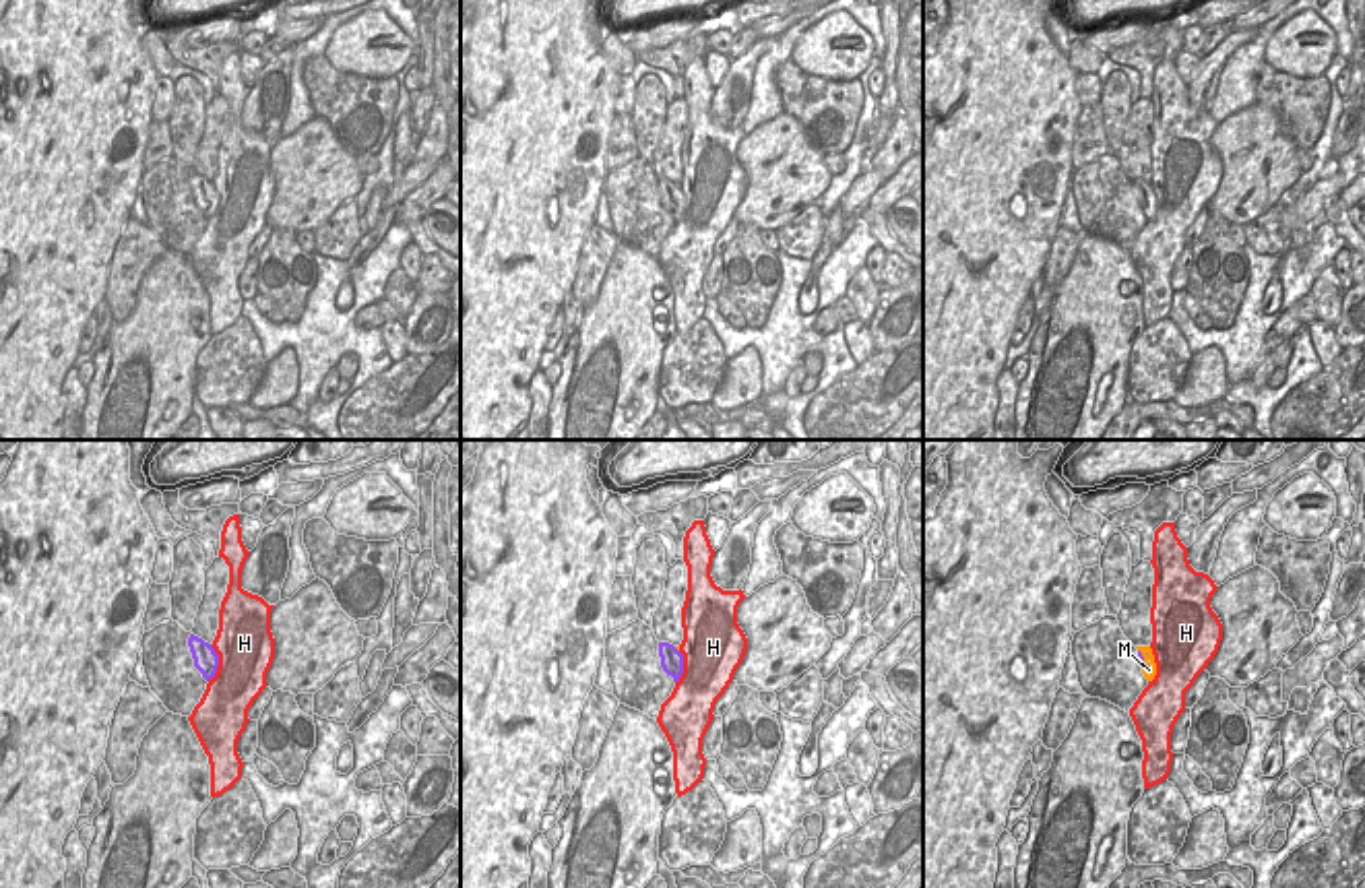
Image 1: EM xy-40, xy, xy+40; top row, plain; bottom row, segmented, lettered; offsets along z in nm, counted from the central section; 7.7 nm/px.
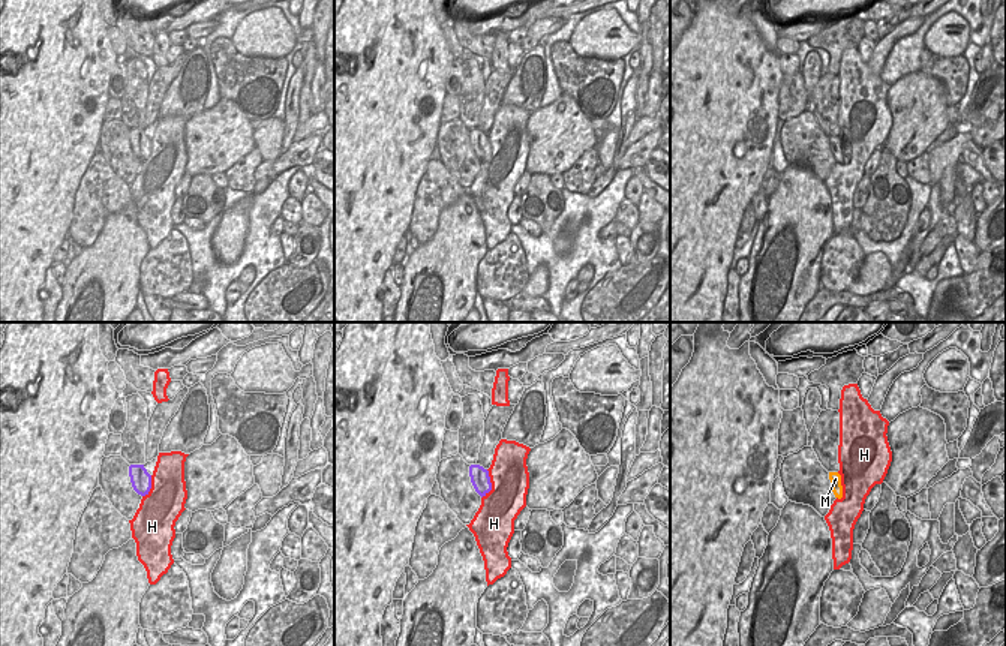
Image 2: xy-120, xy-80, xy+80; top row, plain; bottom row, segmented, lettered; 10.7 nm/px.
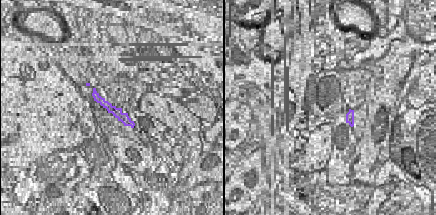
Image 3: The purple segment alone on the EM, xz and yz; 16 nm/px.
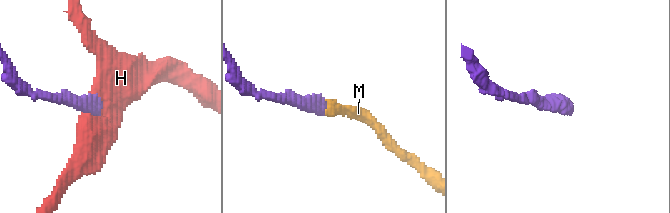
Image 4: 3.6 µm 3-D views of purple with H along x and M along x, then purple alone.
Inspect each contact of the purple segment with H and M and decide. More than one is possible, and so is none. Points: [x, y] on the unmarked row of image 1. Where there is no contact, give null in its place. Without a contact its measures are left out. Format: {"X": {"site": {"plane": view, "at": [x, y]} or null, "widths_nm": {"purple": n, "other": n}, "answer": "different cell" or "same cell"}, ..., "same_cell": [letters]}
{"H": {"site": {"plane": "xy-40", "at": [217, 201]}, "widths_nm": {"purple": 190, "other": 440}, "answer": "different cell"}, "M": {"site": {"plane": "xy+40", "at": [1143, 197]}, "widths_nm": {"purple": 60, "other": 120}, "answer": "same cell"}, "same_cell": ["M"]}

